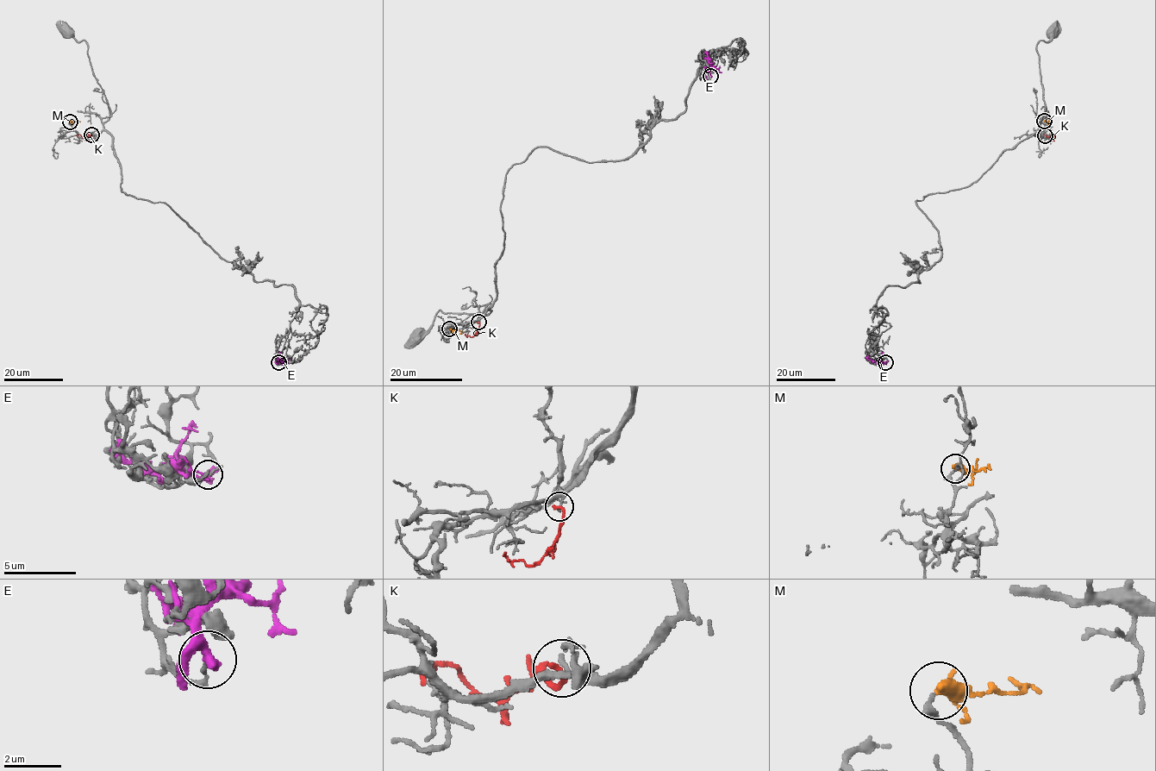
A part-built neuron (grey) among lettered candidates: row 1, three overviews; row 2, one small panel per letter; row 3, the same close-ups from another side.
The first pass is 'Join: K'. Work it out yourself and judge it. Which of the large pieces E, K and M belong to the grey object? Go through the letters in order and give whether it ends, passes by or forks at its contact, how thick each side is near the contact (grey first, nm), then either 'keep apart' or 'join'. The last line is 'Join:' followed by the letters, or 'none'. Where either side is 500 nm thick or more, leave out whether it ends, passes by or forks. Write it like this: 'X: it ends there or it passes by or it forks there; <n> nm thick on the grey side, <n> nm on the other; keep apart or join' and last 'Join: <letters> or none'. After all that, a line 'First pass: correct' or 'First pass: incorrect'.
E: it passes by; 130 nm thick on the grey side, 320 nm on the other; keep apart
K: it ends there; 150 nm thick on the grey side, 200 nm on the other; keep apart
M: it passes by; 240 nm thick on the grey side, 360 nm on the other; join
Join: M
First pass: incorrect

